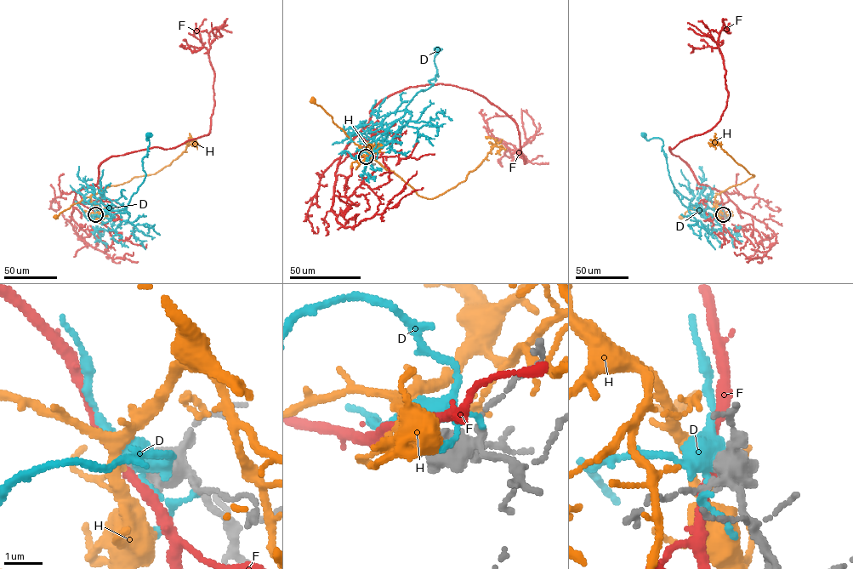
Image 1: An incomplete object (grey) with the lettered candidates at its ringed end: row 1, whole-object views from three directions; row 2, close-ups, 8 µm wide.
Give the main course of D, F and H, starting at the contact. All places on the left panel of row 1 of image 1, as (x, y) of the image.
D: (96, 214), (91, 219), (126, 212), (125, 207), (145, 177), (142, 159), (147, 155), (148, 135)
F: (95, 214), (75, 196), (97, 183), (104, 161), (209, 133), (213, 70), (205, 48), (184, 48), (204, 46)
H: (95, 214), (95, 206), (86, 196), (56, 216)

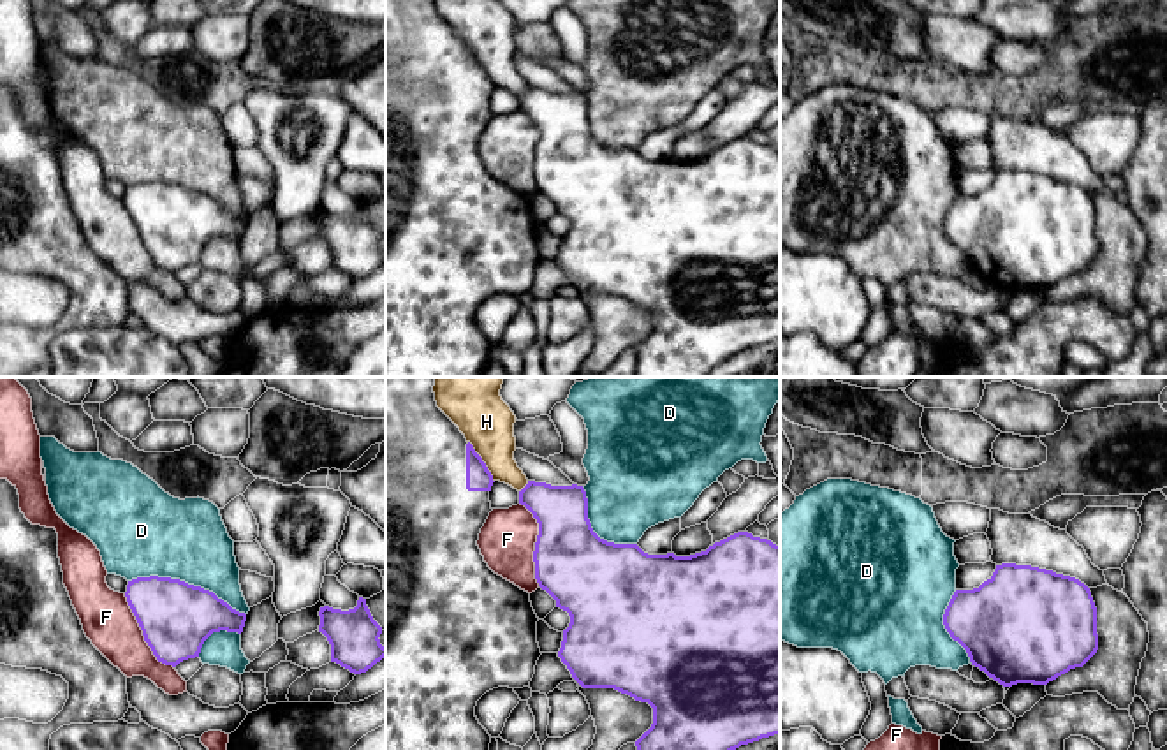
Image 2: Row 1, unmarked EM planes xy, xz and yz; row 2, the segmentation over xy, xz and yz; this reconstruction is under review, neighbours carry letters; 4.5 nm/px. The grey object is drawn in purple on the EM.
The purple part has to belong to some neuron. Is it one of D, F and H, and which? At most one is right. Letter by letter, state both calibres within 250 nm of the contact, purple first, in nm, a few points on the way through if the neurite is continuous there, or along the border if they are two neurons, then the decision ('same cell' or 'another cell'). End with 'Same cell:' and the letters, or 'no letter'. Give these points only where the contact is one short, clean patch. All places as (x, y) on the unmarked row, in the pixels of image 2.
D: 320/360 nm | another cell
F: 360/260 nm | another cell
H: 110/240 nm | another cell
Same cell: no letter

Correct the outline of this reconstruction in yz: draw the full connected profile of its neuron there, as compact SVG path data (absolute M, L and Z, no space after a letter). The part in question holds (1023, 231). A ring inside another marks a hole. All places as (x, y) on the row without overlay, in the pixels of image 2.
M1002 169L973 195L956 195L943 220L972 271L1003 292L1047 290L1098 255L1090 194L1053 176Z

